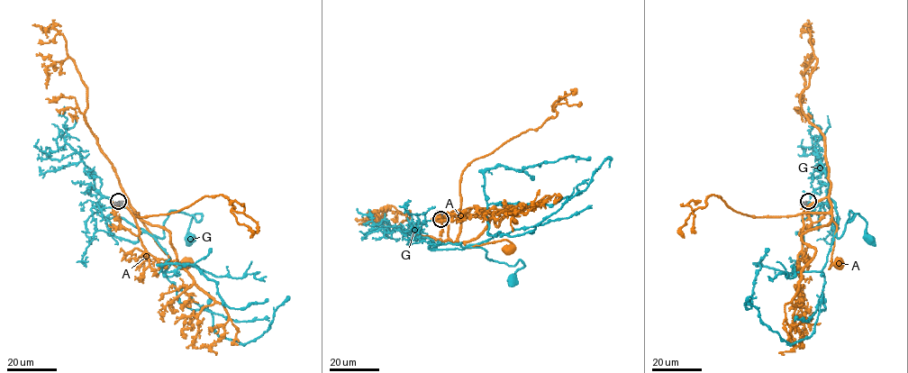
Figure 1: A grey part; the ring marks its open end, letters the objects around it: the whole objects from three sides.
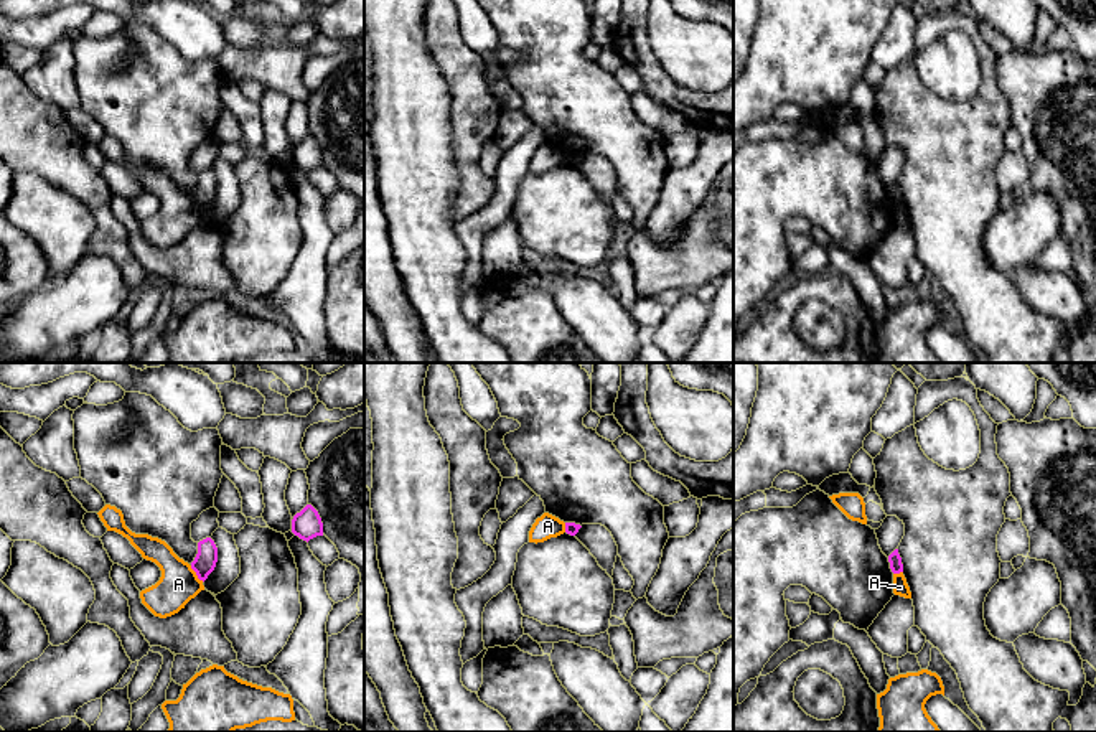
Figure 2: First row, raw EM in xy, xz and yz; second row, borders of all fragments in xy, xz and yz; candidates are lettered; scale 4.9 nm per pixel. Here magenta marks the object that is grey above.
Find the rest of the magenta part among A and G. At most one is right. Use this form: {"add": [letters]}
{"add": []}

